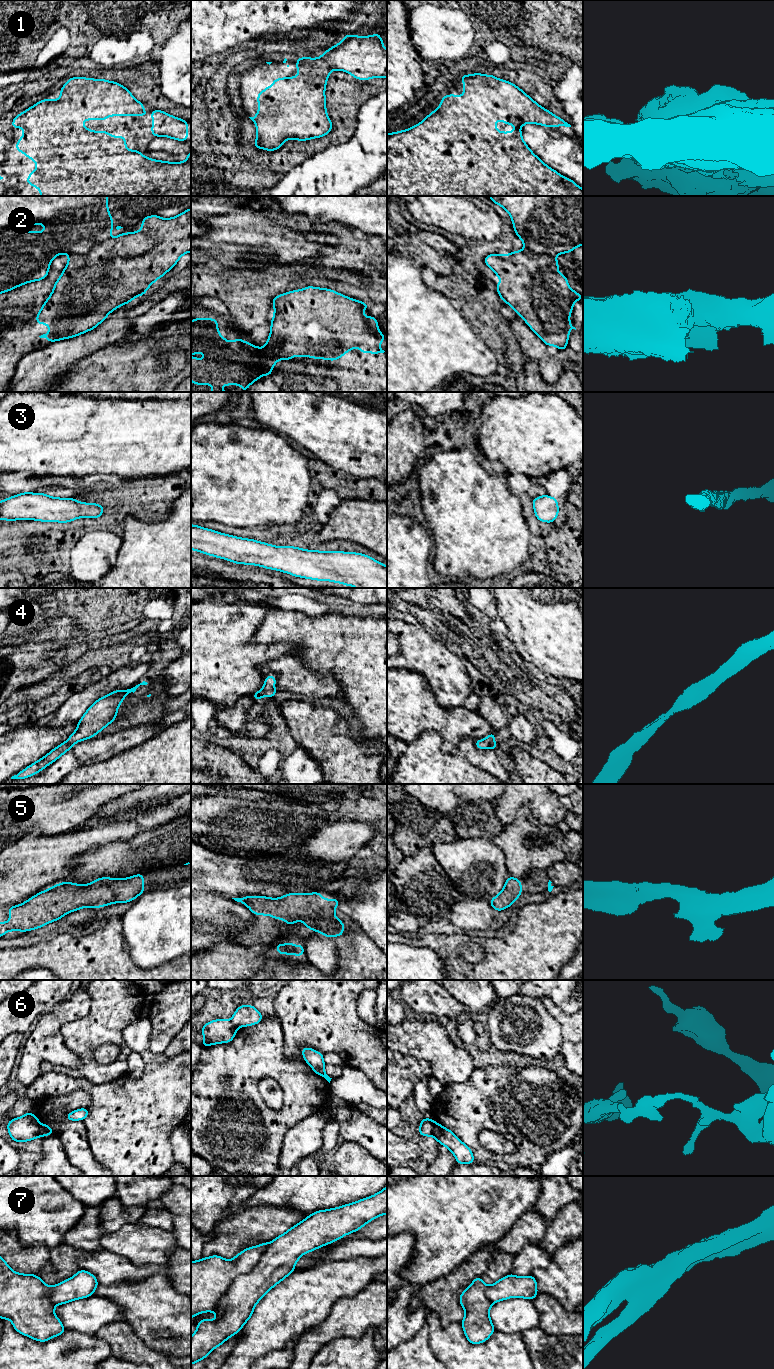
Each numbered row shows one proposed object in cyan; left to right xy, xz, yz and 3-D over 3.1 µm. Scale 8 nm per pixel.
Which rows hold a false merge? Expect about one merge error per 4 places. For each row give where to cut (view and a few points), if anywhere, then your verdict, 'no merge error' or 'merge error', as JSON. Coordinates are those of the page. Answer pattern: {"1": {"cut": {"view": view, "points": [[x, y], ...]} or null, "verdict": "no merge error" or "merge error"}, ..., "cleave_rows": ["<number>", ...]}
{"1": {"cut": null, "verdict": "no merge error"}, "2": {"cut": {"view": "xy", "points": [[109, 238], [96, 243], [85, 253], [71, 253], [69, 255]]}, "verdict": "merge error"}, "3": {"cut": null, "verdict": "no merge error"}, "4": {"cut": null, "verdict": "no merge error"}, "5": {"cut": null, "verdict": "no merge error"}, "6": {"cut": {"view": "yz", "points": [[429, 1119], [432, 1135]]}, "verdict": "merge error"}, "7": {"cut": {"view": "xz", "points": [[269, 1243], [258, 1262], [249, 1271], [233, 1280], [213, 1311]]}, "verdict": "merge error"}, "cleave_rows": ["2", "6", "7"]}

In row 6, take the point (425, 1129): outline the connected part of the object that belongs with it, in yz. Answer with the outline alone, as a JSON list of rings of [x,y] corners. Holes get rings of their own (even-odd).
[[[429,1118],[422,1119],[418,1131],[423,1137],[432,1136],[432,1123]]]

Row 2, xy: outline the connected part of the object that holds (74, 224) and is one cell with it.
[[[0,196],[0,294],[14,290],[29,282],[43,280],[48,276],[51,261],[60,254],[86,254],[96,244],[110,239],[110,231],[113,229],[112,215],[108,210],[108,196]],[[43,224],[46,226],[43,232],[8,232],[8,229],[24,227],[28,225]]]

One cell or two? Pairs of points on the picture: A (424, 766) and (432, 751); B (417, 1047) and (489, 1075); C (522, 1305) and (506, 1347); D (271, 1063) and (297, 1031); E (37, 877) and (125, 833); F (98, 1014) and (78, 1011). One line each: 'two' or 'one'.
A: one
B: two
C: two
D: two
E: one
F: two

